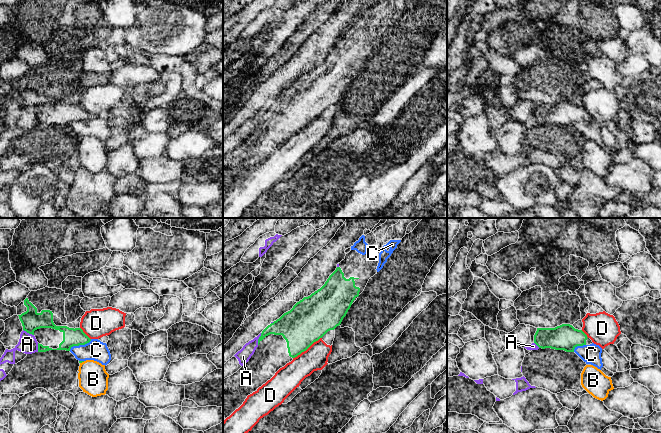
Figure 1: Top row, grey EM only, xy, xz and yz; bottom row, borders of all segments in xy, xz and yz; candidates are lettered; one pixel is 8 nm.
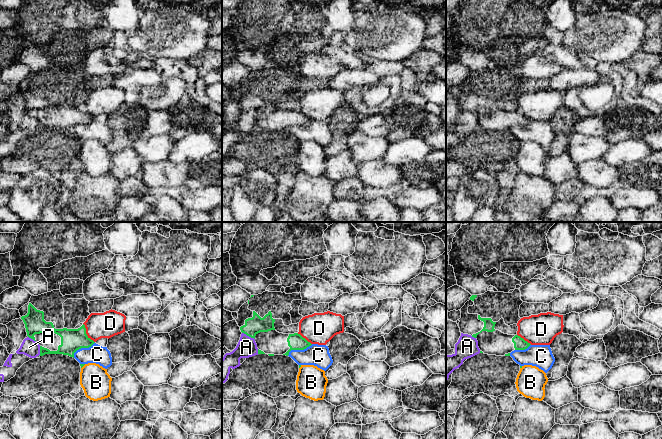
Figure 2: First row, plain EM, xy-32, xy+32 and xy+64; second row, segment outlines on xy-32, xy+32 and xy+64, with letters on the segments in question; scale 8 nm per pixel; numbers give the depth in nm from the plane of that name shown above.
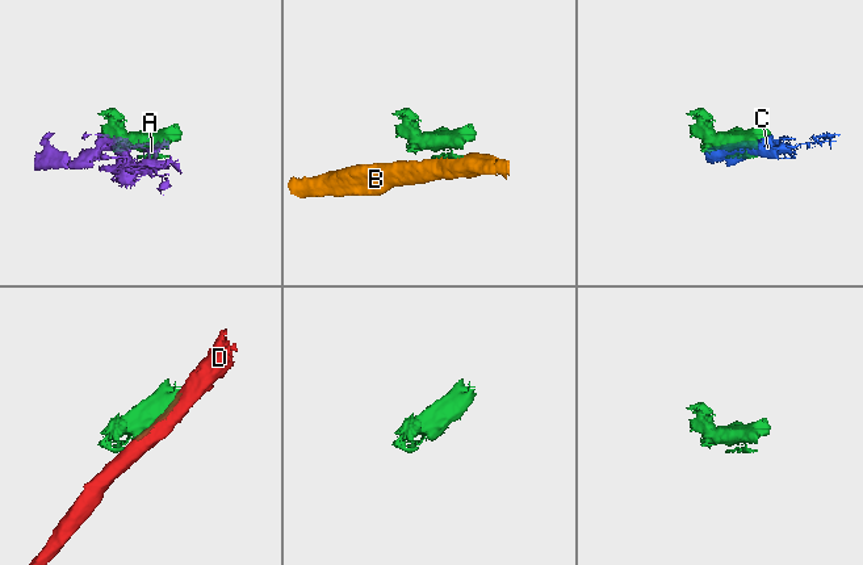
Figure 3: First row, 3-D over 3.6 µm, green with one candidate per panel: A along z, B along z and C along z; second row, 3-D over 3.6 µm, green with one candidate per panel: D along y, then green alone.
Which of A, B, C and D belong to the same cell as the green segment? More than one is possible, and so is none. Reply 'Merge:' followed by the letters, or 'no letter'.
Merge: no letter

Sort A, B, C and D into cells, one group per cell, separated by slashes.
A / B / C / D

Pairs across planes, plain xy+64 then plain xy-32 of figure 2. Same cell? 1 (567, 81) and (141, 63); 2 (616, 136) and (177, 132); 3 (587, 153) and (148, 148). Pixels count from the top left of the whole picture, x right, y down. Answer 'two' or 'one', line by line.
1: two
2: one
3: one

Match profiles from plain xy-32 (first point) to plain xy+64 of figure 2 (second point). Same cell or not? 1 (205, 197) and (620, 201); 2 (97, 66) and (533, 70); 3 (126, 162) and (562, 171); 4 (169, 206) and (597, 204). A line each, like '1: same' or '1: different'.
1: same
2: same
3: same
4: same

